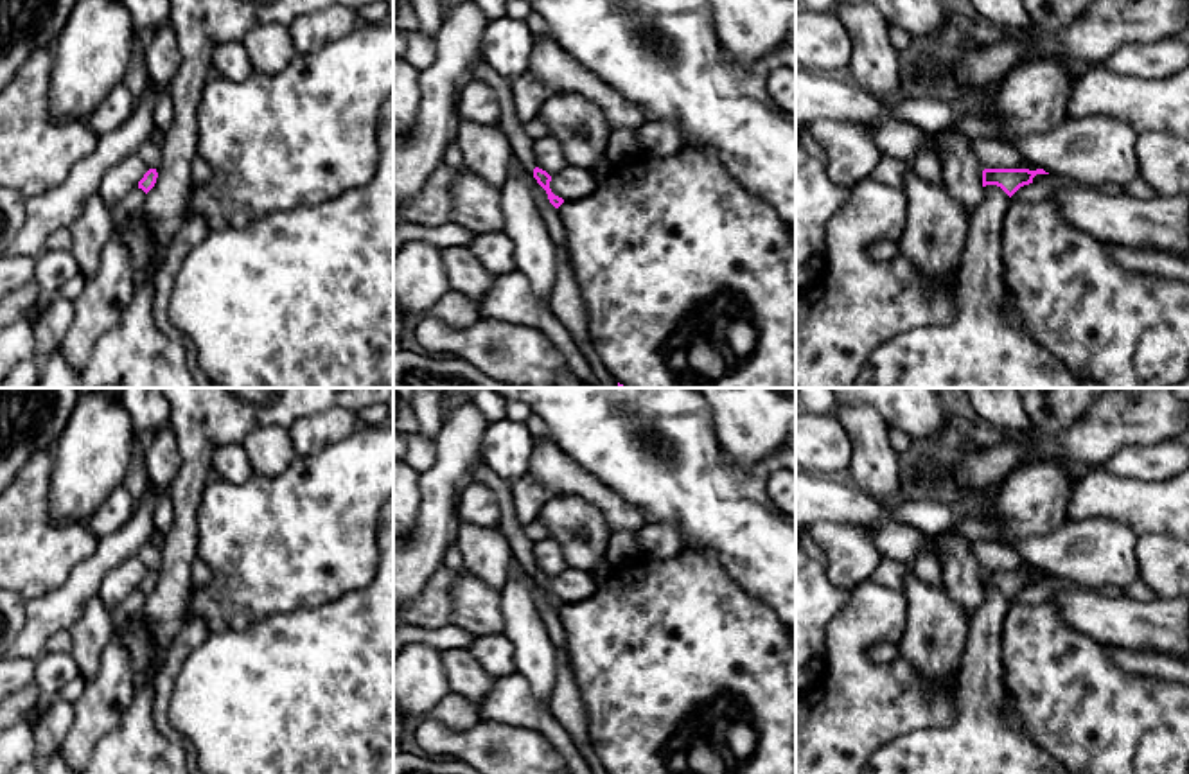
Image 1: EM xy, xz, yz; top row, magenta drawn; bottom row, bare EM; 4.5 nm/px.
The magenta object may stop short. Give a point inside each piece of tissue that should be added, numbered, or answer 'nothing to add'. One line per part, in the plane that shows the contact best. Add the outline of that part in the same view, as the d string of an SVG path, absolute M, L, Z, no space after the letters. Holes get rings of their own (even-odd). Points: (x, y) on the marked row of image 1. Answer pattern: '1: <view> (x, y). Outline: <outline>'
1: xz (521, 146). Outline: M480 59L472 66L472 79L487 81L498 93L499 99L499 117L498 126L505 131L512 154L533 172L533 140L524 135L524 124L515 115L514 93L510 81L494 72L485 59Z

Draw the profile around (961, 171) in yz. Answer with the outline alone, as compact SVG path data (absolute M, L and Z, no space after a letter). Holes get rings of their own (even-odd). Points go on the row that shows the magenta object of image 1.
M939 133L936 140L941 151L943 183L948 194L964 207L970 219L984 196L984 167L973 154L966 135Z

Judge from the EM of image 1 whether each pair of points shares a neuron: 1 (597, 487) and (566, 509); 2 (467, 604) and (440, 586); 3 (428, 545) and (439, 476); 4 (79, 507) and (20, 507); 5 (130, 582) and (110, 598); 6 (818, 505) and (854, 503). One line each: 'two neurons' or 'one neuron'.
1: two neurons
2: two neurons
3: one neuron
4: two neurons
5: one neuron
6: one neuron

